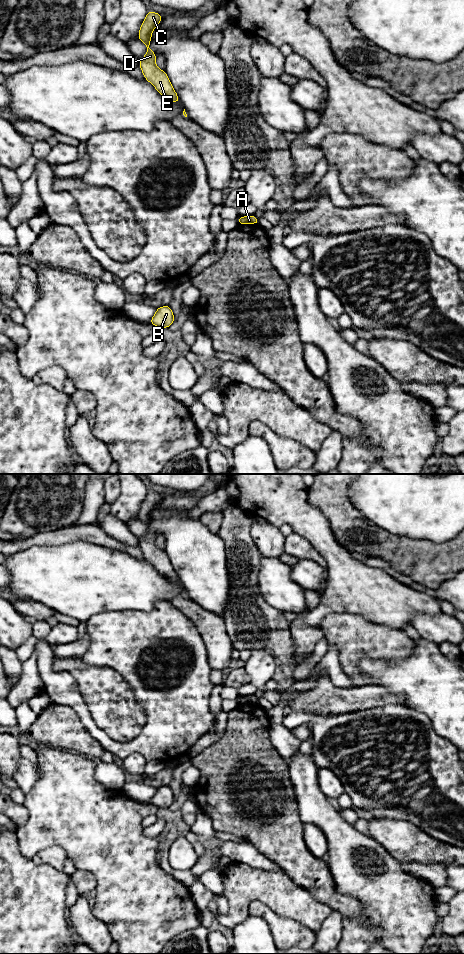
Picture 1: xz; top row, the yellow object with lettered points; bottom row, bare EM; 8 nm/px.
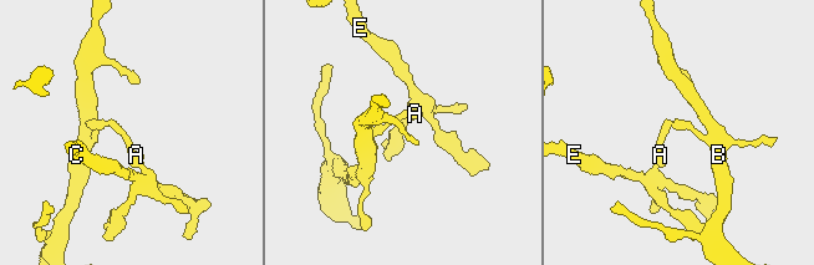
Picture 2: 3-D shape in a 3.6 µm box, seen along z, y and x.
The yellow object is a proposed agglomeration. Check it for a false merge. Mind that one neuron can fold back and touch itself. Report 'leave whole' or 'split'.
split

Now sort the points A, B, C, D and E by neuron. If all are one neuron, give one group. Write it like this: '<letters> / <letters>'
A C D E / B

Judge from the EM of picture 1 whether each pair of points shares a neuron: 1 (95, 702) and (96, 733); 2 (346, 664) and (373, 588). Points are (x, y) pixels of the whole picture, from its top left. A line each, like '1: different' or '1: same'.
1: different
2: different

